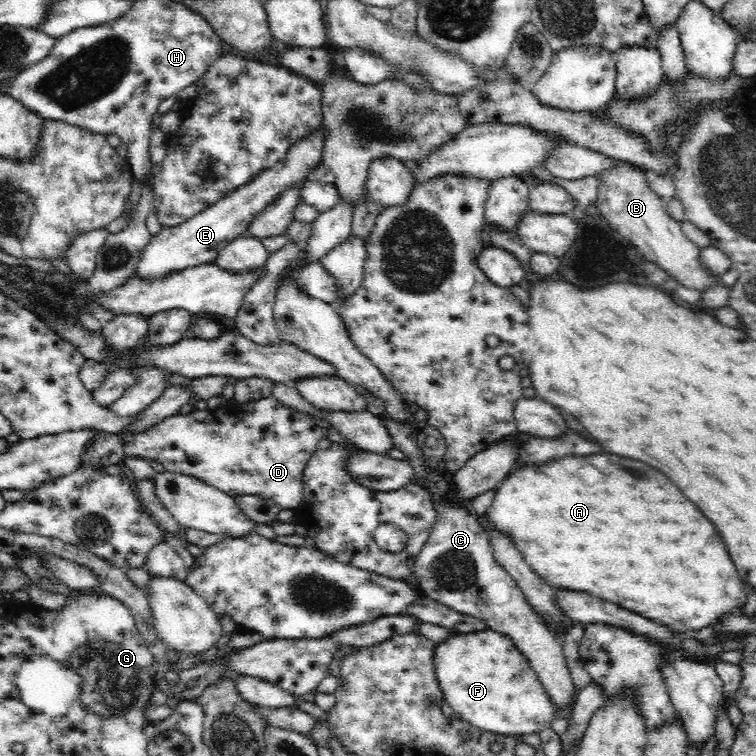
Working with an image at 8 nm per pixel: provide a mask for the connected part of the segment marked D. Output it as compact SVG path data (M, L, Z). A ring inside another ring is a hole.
M270 395L240 404L228 400L225 406L214 409L204 408L202 405L193 406L187 414L176 413L152 425L143 433L126 437L123 449L125 457L154 460L169 474L192 476L230 497L262 496L271 499L284 510L297 511L298 506L304 502L304 470L318 442L325 436L325 431L306 413L279 403Z

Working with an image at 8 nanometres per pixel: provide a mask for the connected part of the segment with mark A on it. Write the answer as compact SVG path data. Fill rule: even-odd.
M590 454L586 458L568 456L568 458L560 458L560 460L551 460L546 466L525 465L523 468L514 469L494 491L496 492L494 500L481 517L481 521L486 521L486 524L490 522L497 532L512 539L516 545L516 551L522 553L524 562L556 591L588 592L588 594L598 596L602 600L614 602L620 608L626 608L626 610L636 612L640 616L662 622L672 630L685 635L692 630L696 631L710 626L722 614L733 614L733 609L746 603L745 584L742 584L742 580L740 580L740 576L738 576L738 572L724 548L724 542L718 536L718 532L714 530L714 526L702 516L700 510L696 510L696 506L688 498L684 498L680 494L678 488L674 488L674 484L662 472L650 468L648 464L640 464L636 460L614 456L614 454L612 456L610 454Z

